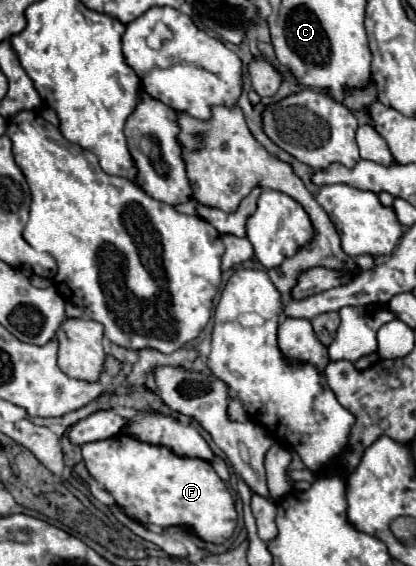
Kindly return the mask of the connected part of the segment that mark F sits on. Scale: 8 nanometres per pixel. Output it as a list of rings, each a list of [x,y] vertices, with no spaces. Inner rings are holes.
[[[126,434],[82,444],[82,458],[88,472],[104,484],[126,514],[140,522],[162,528],[190,526],[192,534],[216,544],[228,540],[236,528],[238,514],[234,510],[234,500],[206,460],[182,458],[164,446],[144,444]]]

